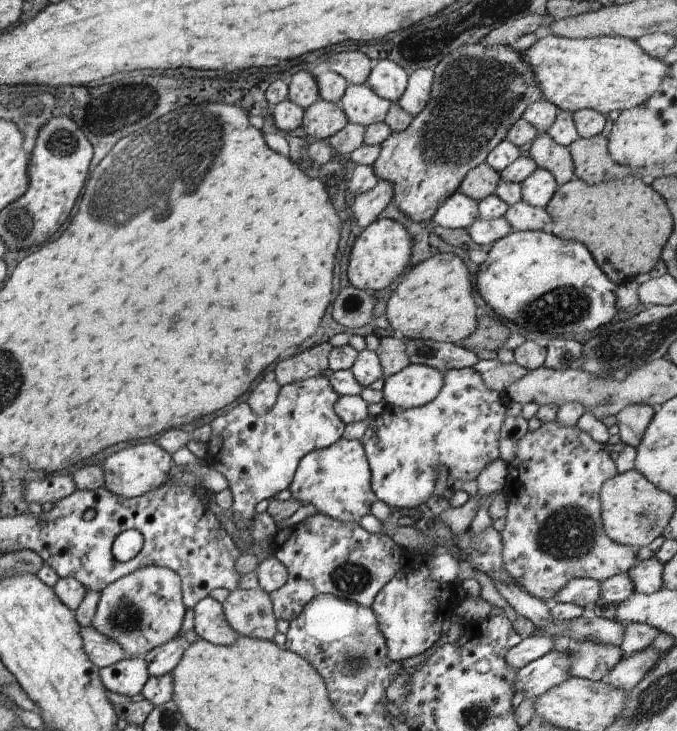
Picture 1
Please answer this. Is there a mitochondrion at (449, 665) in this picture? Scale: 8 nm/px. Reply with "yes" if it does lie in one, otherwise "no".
no

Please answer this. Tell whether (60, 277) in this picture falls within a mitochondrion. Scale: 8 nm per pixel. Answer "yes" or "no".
no

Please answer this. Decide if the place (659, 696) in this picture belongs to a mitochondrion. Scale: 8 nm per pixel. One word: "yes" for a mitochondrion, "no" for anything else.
yes

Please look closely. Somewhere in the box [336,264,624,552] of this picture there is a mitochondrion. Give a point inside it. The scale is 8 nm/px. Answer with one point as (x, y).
(566, 305)

